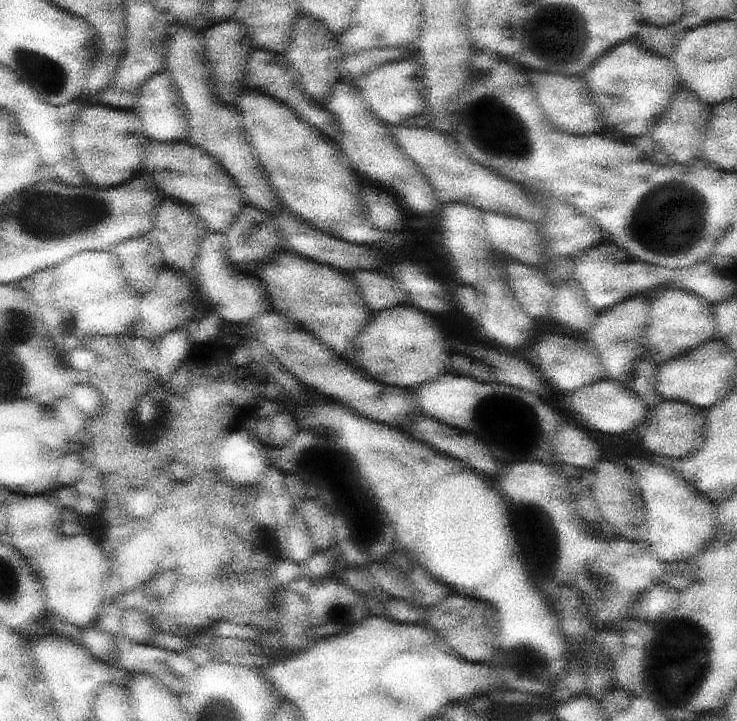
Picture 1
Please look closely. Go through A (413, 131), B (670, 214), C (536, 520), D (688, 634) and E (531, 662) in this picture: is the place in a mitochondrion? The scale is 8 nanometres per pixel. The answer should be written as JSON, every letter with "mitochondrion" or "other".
{"A":"other","B":"mitochondrion","C":"mitochondrion","D":"mitochondrion","E":"mitochondrion"}

